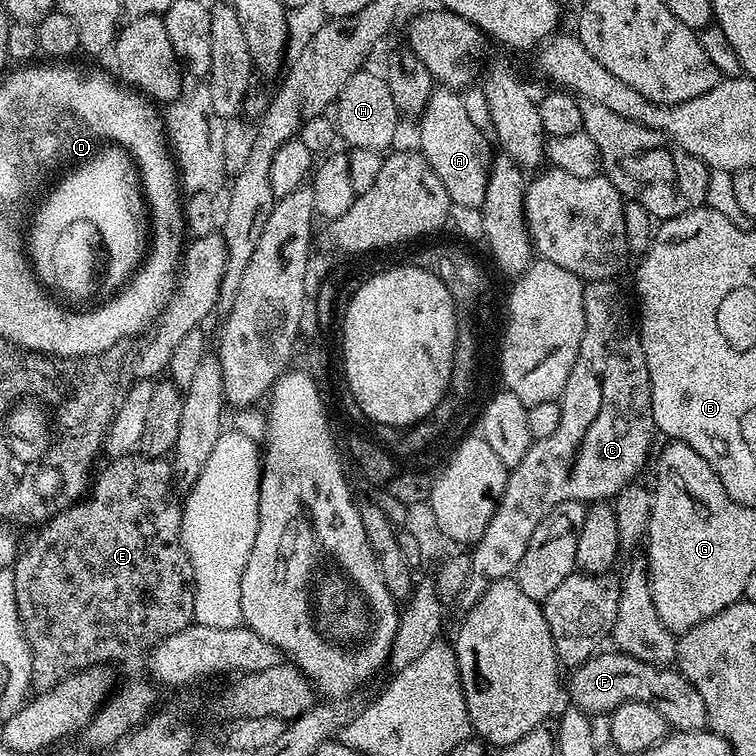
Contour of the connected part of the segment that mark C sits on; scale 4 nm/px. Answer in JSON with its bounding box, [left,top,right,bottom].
[460,279,654,609]

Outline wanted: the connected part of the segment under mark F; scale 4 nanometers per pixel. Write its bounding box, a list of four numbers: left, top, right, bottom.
[566,650,708,732]

